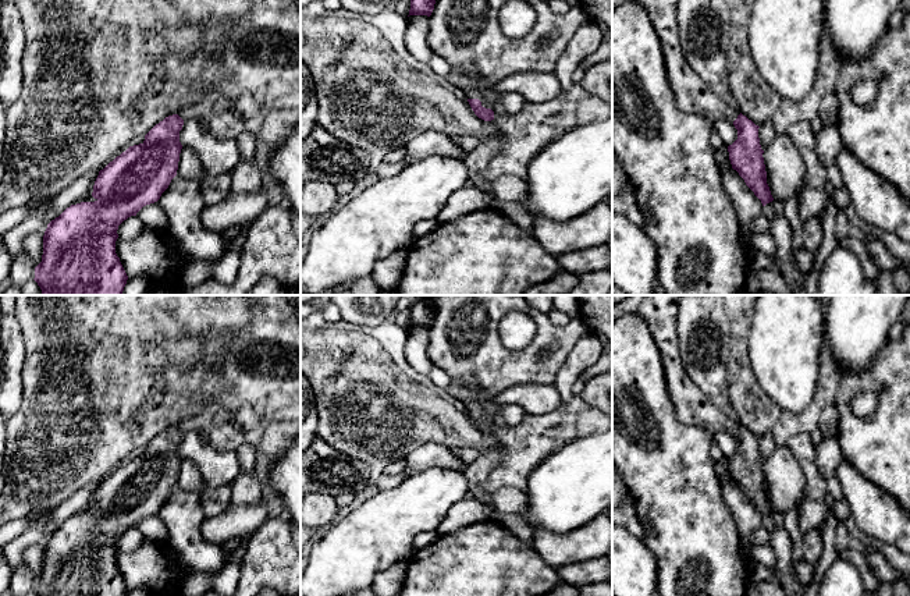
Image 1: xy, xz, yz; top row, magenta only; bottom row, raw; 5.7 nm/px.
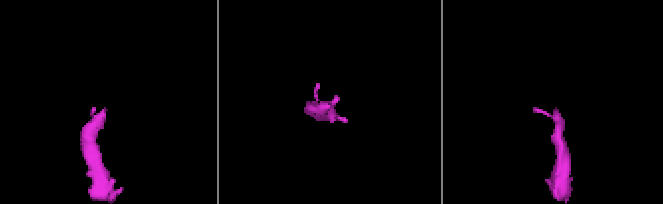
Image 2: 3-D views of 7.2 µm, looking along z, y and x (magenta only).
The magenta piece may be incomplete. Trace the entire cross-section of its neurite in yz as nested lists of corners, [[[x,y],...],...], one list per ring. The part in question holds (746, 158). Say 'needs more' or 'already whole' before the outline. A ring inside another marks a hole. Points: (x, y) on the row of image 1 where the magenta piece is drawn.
needs more; [[[637,0],[647,10],[662,43],[668,81],[680,110],[715,121],[732,121],[737,139],[728,146],[732,168],[761,201],[772,202],[758,125],[719,99],[692,70],[680,47],[678,0]]]

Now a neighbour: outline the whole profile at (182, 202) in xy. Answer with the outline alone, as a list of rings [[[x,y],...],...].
[[[178,174],[157,201],[168,217],[168,234],[177,251],[191,260],[217,263],[224,255],[221,233],[211,231],[202,220],[206,207],[199,182]]]

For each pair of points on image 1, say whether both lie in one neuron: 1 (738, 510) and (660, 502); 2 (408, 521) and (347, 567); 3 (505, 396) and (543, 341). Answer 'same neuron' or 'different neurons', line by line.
1: different neurons
2: same neuron
3: different neurons

